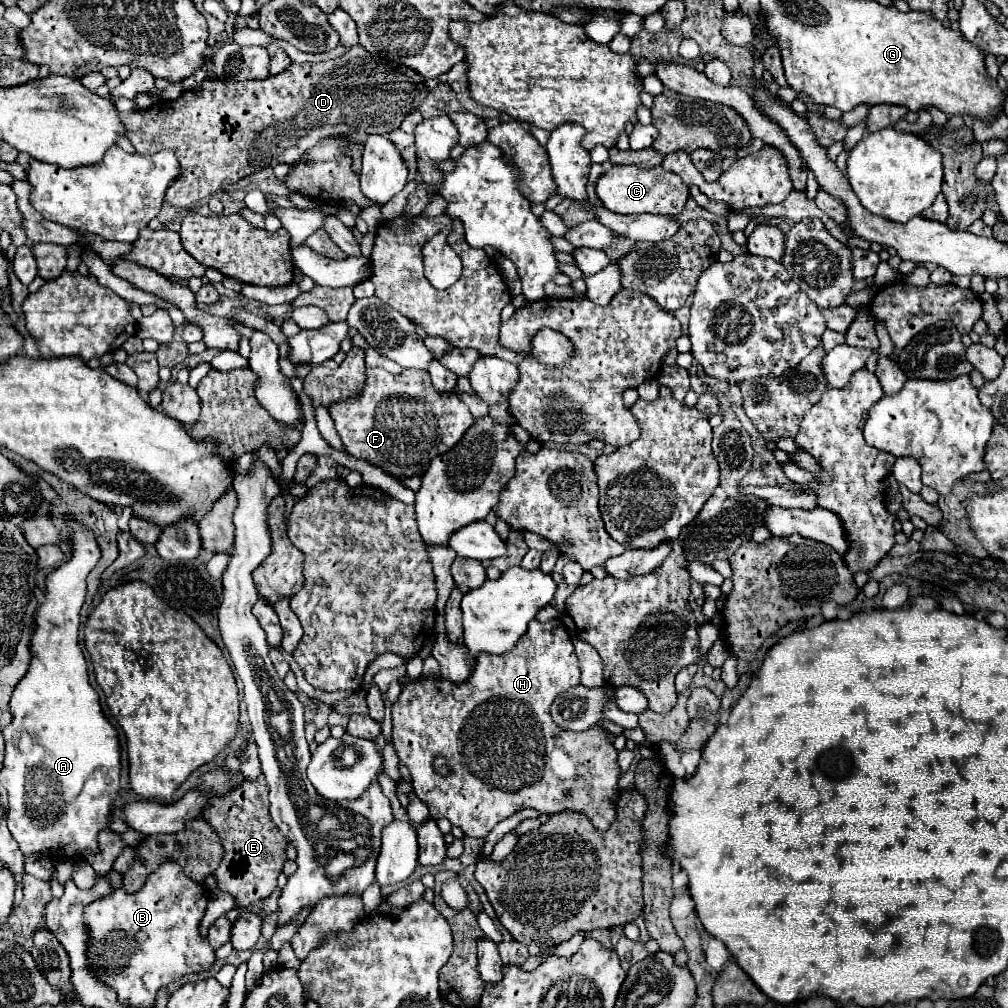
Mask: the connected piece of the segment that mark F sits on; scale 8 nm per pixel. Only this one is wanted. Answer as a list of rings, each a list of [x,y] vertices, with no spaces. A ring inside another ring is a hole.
[[[383,367],[369,369],[367,417],[345,411],[335,419],[343,447],[355,459],[365,459],[393,477],[415,477],[427,471],[431,457],[447,453],[473,425],[473,415],[457,393],[437,393],[425,371],[407,369],[399,375]],[[433,451],[433,455],[431,455]]]

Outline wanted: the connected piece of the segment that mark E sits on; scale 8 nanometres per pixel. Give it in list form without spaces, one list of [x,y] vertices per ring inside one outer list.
[[[263,775],[257,781],[245,779],[239,787],[235,787],[229,795],[211,799],[203,811],[203,819],[219,833],[223,845],[223,857],[219,869],[215,871],[217,887],[229,895],[233,895],[239,907],[247,907],[255,901],[269,897],[277,889],[277,875],[283,869],[287,859],[285,845],[287,839],[279,833],[277,825],[271,821],[269,815],[269,801],[267,801],[267,783]]]

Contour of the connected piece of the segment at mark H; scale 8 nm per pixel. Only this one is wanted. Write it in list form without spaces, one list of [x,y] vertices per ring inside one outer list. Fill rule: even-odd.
[[[535,619],[509,653],[501,657],[481,653],[467,681],[455,685],[443,677],[419,677],[407,685],[393,703],[393,743],[401,763],[411,771],[415,795],[427,803],[431,817],[447,817],[455,827],[461,827],[467,837],[487,837],[499,821],[525,807],[545,815],[565,809],[583,811],[599,831],[609,829],[615,821],[617,779],[621,773],[615,747],[609,743],[601,725],[571,733],[555,725],[549,713],[553,699],[579,683],[579,661],[563,623],[559,619],[547,623]],[[435,755],[445,755],[453,767],[451,775],[441,777],[433,771],[431,763]]]

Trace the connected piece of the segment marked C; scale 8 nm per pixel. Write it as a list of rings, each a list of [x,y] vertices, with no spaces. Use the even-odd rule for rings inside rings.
[[[615,165],[597,181],[597,197],[603,207],[621,215],[637,215],[637,213],[653,213],[653,215],[679,215],[689,193],[687,185],[675,175],[667,173],[663,167],[655,167],[643,171],[635,165]]]

